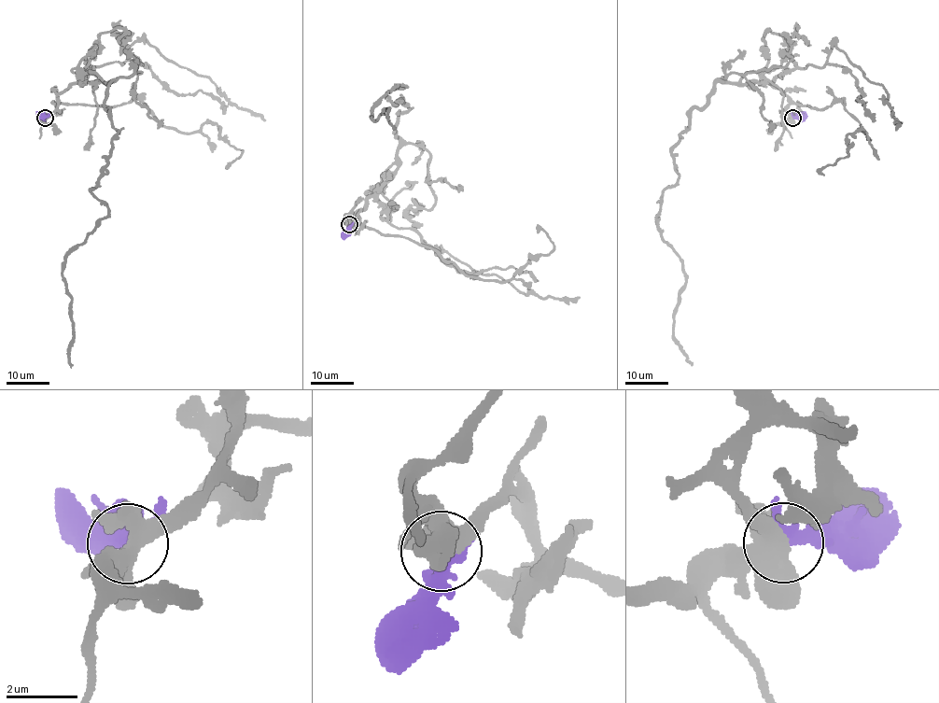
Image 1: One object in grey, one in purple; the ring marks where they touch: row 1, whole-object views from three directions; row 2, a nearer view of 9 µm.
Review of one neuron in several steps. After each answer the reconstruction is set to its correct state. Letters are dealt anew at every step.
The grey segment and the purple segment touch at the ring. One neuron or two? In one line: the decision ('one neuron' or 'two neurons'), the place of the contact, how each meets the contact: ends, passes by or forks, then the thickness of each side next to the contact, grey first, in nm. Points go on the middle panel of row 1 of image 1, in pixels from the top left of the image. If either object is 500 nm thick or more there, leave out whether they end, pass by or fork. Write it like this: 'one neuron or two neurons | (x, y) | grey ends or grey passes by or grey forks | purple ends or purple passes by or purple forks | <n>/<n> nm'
two neurons | (349, 224) | grey forks | purple forks | 440/240 nm

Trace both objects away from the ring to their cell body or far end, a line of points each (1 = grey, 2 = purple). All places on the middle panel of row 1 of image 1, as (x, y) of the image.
1: (349, 224), (398, 167), (394, 133), (408, 107), (386, 94), (404, 85), (371, 116), (389, 108), (392, 129)
2: (349, 224), (347, 232), (342, 238)

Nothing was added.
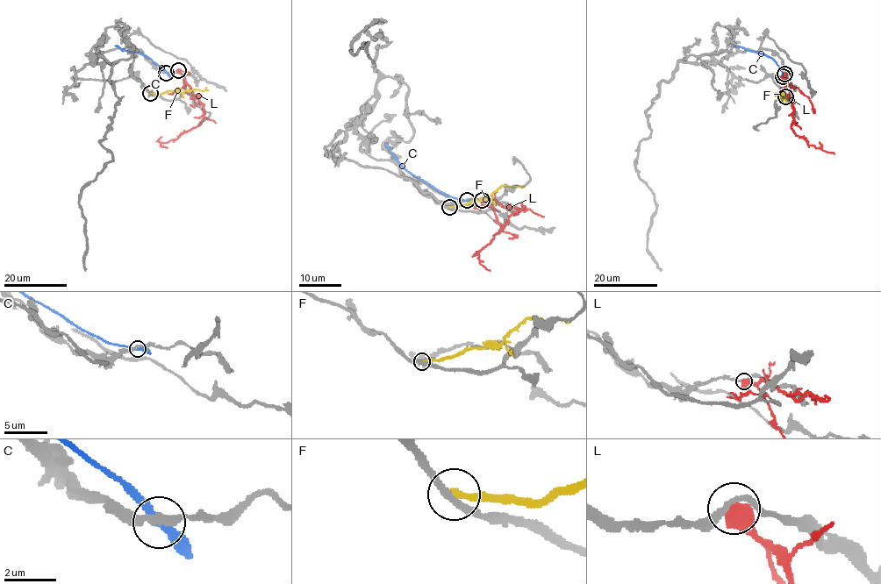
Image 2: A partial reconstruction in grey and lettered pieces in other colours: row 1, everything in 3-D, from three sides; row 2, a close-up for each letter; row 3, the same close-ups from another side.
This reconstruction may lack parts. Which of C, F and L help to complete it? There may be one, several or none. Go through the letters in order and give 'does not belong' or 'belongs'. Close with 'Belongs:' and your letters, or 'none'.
C: does not belong
F: does not belong
L: does not belong
Belongs: none

